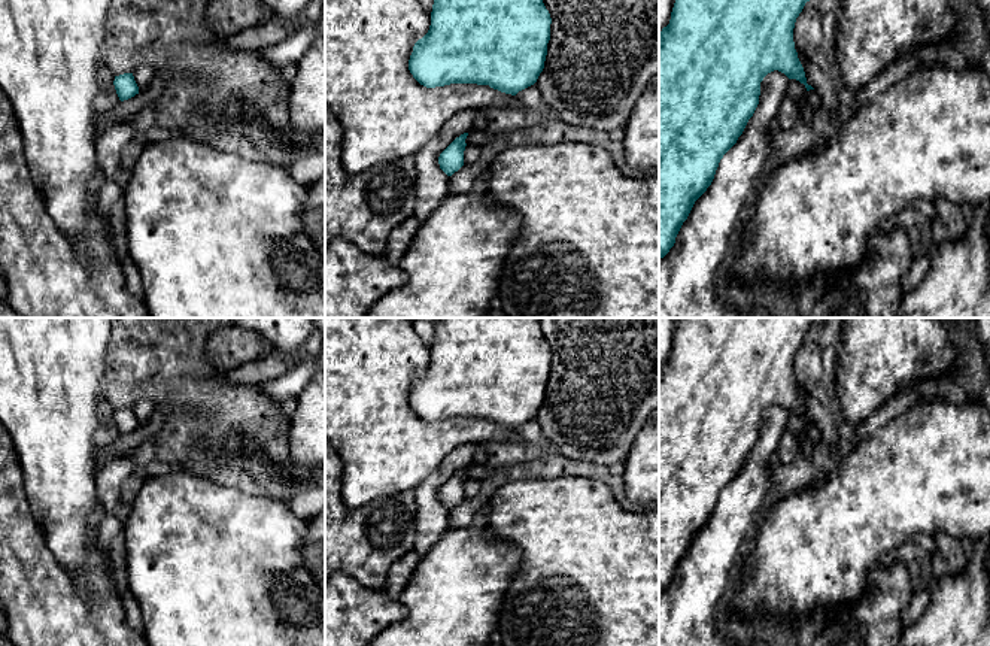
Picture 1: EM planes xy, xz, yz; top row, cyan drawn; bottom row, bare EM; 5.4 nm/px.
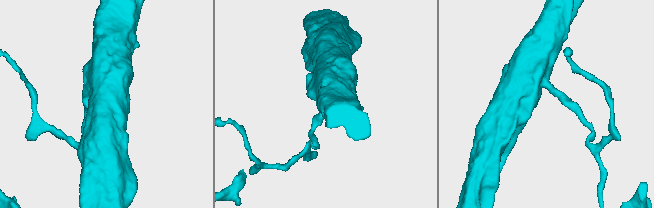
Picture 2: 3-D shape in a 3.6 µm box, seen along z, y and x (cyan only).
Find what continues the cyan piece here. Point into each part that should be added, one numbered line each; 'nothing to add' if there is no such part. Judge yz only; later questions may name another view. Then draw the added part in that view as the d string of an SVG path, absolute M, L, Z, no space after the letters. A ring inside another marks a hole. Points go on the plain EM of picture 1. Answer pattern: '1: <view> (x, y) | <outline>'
nothing to add

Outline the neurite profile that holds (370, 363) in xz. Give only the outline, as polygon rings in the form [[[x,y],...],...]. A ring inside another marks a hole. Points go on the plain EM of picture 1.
[[[325,318],[325,440],[343,462],[341,501],[358,507],[379,498],[416,489],[461,446],[486,443],[528,443],[519,433],[489,419],[450,418],[426,422],[409,404],[414,377],[431,360],[431,349],[413,328],[410,318]]]

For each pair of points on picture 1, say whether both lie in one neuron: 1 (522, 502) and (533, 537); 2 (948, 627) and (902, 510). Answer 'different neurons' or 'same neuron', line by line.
1: same neuron
2: different neurons

